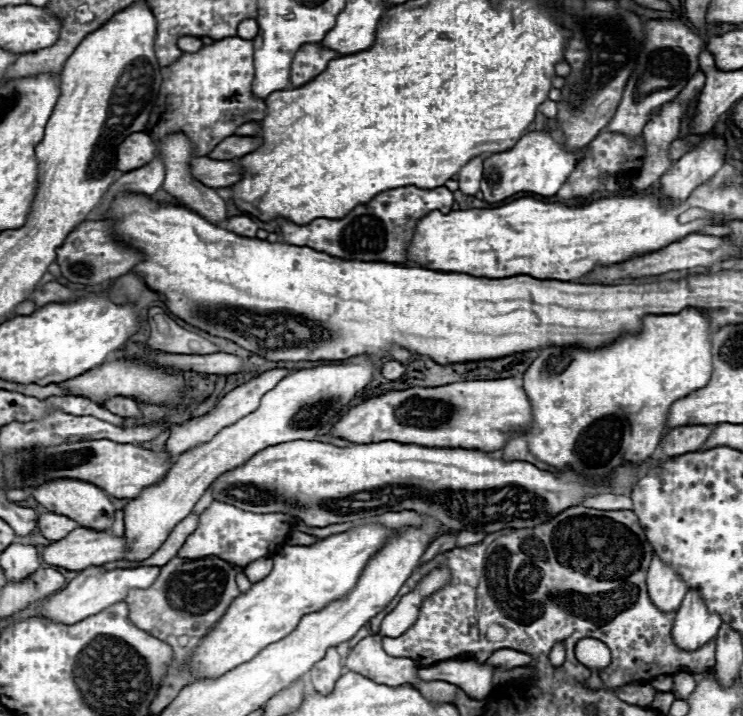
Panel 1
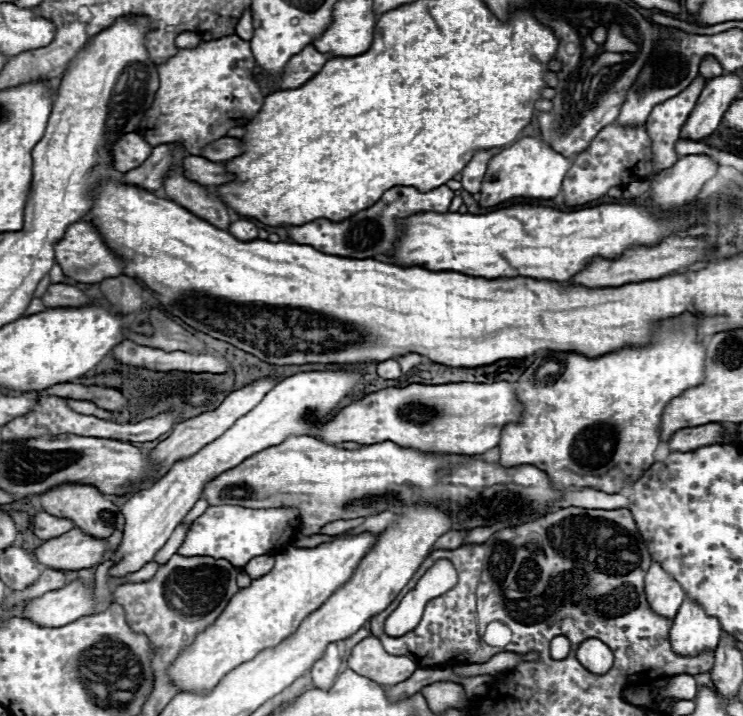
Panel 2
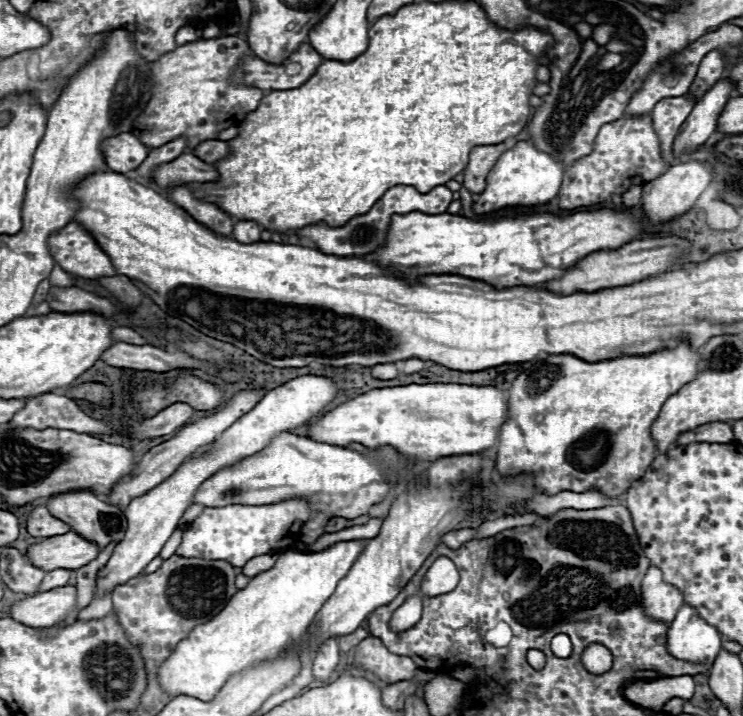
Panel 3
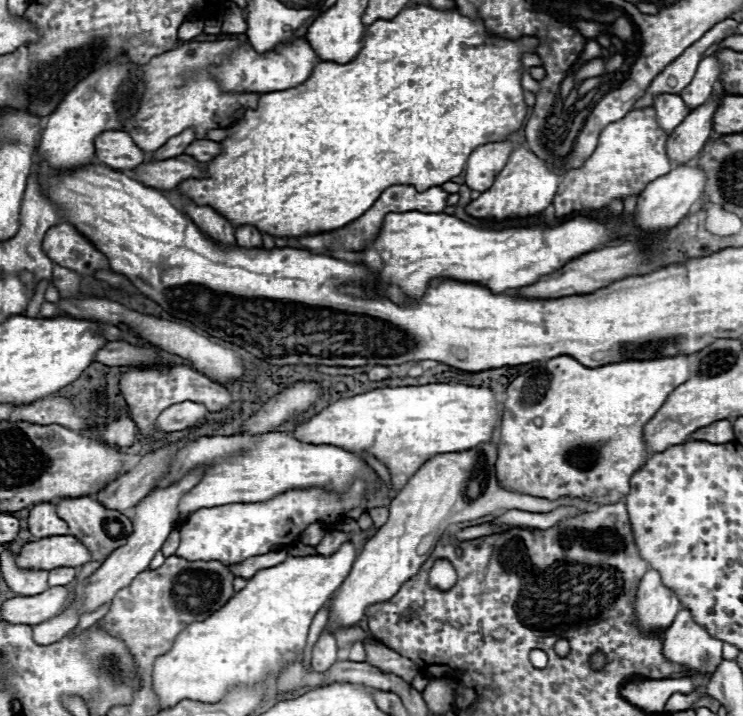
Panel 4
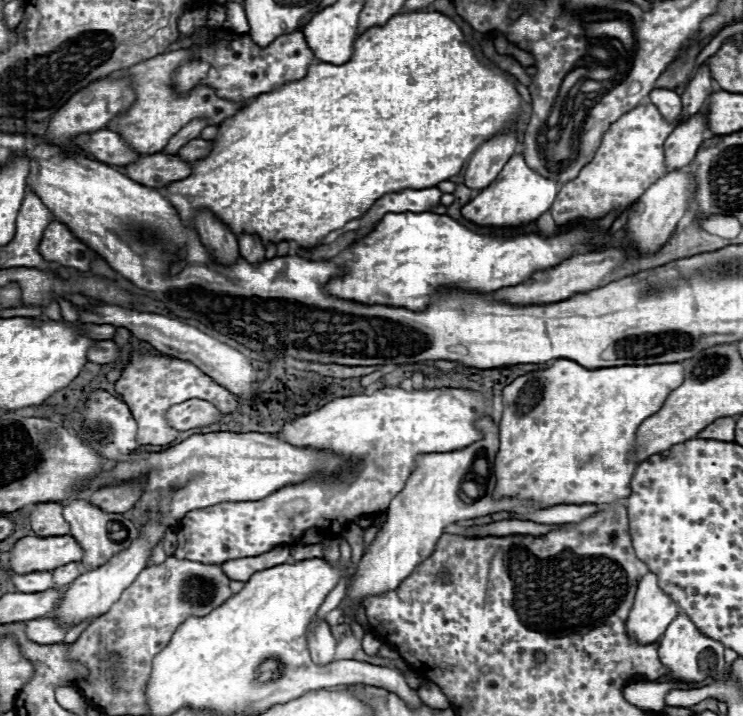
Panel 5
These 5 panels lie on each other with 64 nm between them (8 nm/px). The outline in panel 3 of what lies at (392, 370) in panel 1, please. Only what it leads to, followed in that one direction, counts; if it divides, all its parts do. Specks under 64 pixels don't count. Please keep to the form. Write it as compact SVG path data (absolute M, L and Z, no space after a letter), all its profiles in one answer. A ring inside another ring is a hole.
M388 362L388 364L376 364L372 368L372 376L374 378L380 378L380 380L392 380L398 376L398 368L394 362Z

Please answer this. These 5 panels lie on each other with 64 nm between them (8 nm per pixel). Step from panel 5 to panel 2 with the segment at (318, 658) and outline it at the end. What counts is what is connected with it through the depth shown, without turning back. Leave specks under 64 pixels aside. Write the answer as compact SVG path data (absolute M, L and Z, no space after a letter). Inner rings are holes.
M328 644L322 660L318 660L318 664L314 664L314 668L310 670L314 686L320 690L330 690L330 686L334 684L340 672L340 664L342 664L342 658L338 654L336 644Z

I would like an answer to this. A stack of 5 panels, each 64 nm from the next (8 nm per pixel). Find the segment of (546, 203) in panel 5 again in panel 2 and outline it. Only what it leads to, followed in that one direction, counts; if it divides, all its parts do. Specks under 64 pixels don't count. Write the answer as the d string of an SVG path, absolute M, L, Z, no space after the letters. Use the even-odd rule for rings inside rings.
M526 136L514 142L510 148L504 148L500 154L496 154L488 162L488 170L482 180L480 190L480 206L496 206L500 202L506 202L510 198L554 198L560 188L566 172L572 168L574 158L566 158L560 152L552 150L550 144L546 144L542 138Z

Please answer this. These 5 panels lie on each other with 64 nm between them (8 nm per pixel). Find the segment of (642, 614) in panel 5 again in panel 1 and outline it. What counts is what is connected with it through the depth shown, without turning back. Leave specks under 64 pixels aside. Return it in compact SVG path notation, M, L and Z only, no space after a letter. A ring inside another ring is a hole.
M658 556L652 558L652 566L646 576L650 600L662 610L672 612L680 608L680 602L686 594L686 582L674 572L674 568L662 562Z

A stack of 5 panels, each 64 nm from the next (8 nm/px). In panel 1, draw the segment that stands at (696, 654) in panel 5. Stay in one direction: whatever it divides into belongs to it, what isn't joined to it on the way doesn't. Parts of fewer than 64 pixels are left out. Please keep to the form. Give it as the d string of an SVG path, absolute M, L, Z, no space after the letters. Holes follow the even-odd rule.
M688 590L672 628L672 636L680 648L694 650L702 644L716 638L722 618L716 612L710 612L704 598L696 590Z

